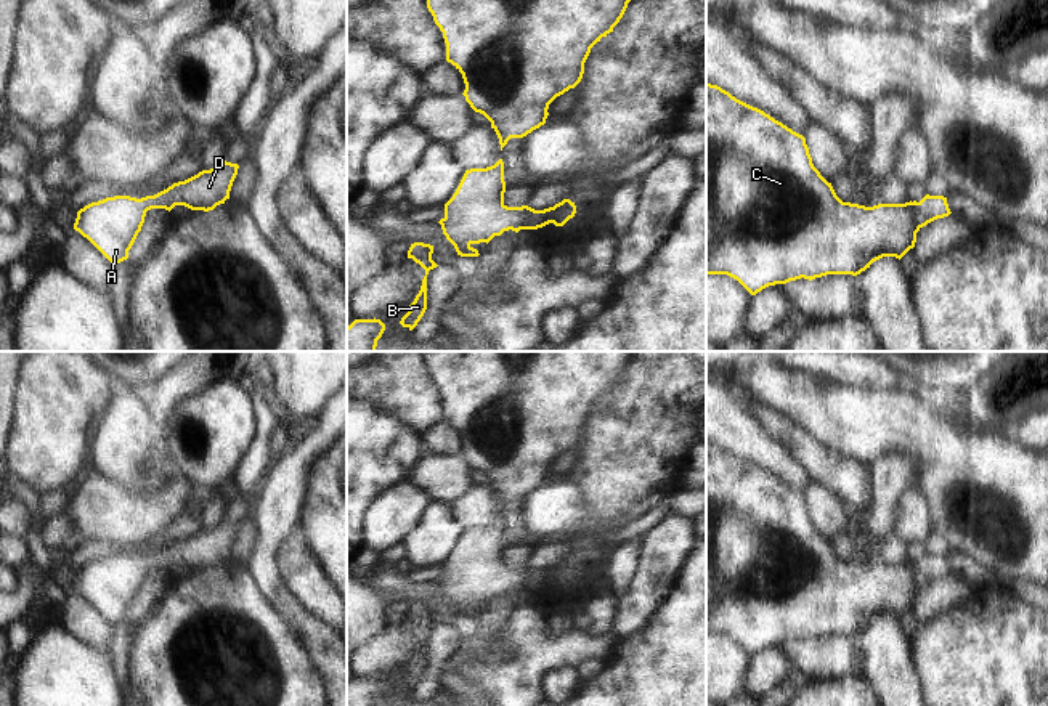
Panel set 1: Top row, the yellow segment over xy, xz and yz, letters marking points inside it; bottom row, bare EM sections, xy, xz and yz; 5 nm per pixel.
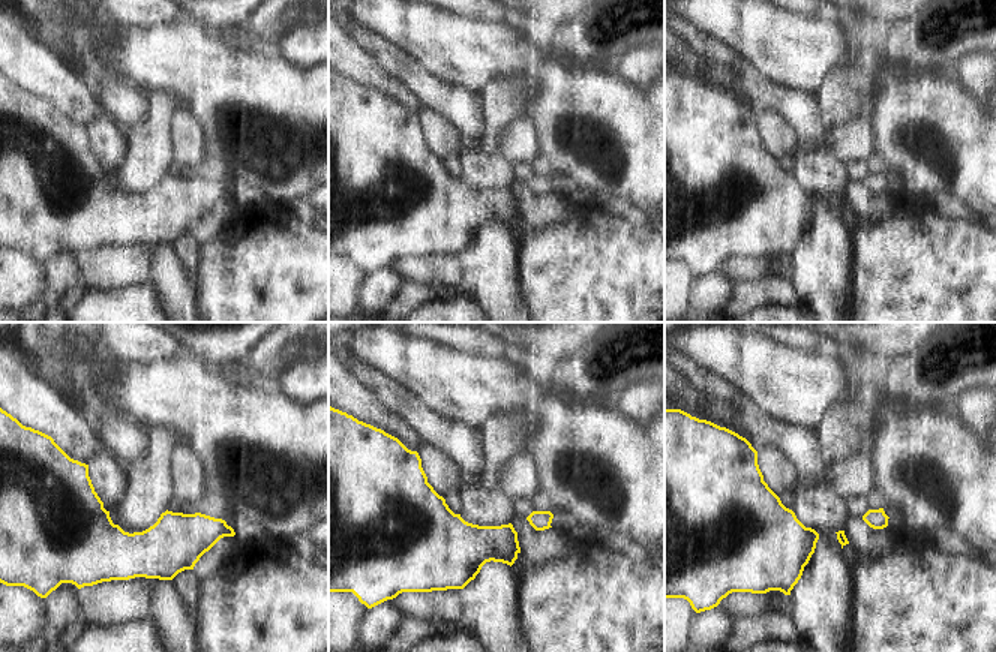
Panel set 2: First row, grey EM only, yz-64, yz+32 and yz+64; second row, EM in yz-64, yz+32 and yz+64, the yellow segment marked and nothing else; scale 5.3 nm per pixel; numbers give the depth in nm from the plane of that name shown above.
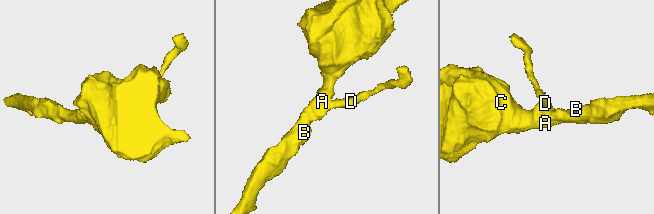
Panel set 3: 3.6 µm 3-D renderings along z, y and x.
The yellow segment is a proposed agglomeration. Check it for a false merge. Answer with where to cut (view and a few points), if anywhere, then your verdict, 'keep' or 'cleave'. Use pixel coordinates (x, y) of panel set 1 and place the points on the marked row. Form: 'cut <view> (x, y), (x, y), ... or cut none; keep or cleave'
cut none; keep

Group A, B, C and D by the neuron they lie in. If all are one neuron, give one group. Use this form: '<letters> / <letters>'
A B C D

